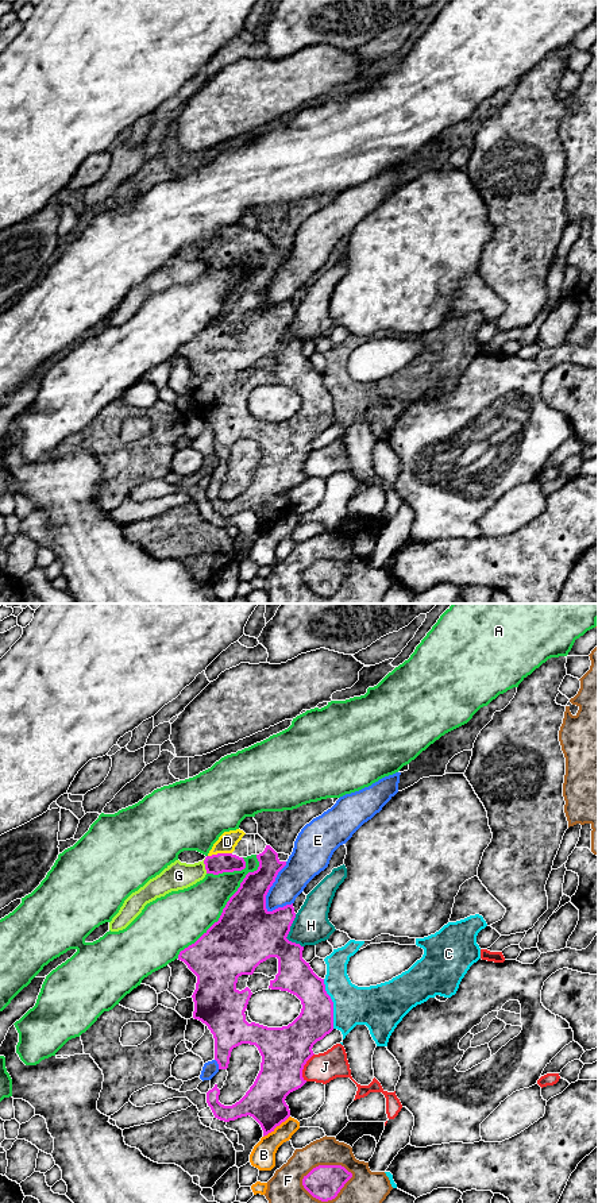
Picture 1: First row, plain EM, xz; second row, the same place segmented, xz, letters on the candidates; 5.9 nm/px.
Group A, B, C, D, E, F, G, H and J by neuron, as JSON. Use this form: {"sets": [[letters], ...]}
{"sets": [["A"], ["B"], ["C"], ["D"], ["E"], ["F"], ["G"], ["H"], ["J"]]}

